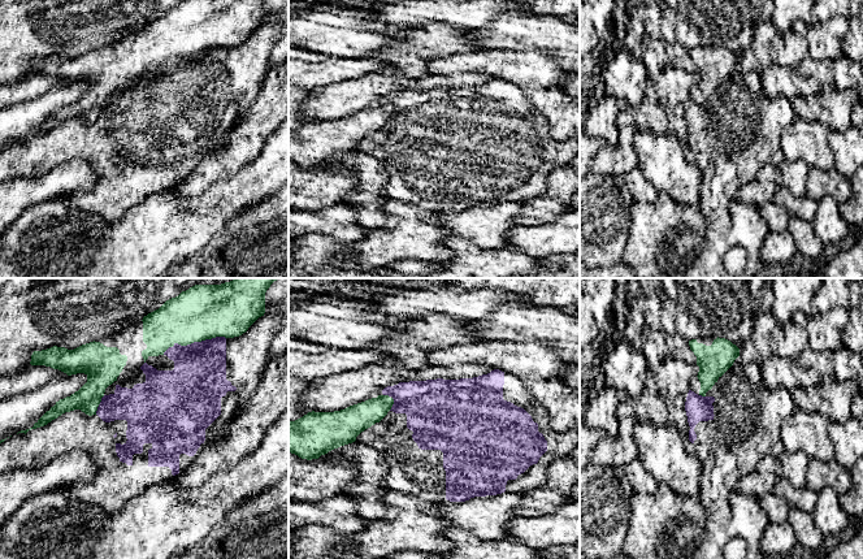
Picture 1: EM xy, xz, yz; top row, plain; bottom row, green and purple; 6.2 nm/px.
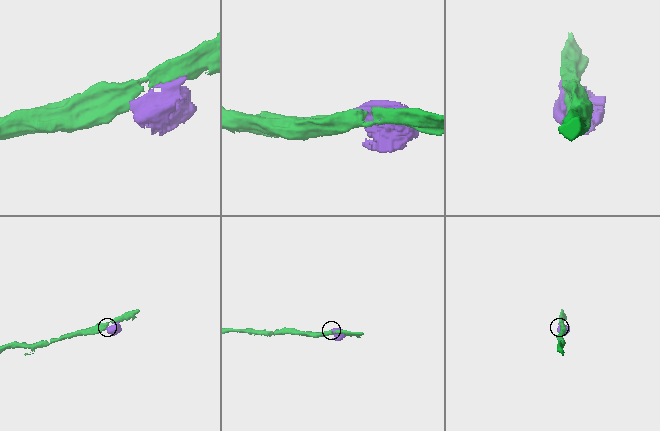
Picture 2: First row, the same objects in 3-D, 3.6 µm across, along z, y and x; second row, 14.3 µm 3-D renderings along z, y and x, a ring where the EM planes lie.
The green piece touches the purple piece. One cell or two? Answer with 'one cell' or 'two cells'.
two cells

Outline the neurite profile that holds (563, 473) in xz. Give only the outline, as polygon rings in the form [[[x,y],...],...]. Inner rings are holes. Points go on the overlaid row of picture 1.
[[[561,458],[548,465],[547,481],[541,489],[554,490],[567,498],[578,481],[580,467],[571,458]]]

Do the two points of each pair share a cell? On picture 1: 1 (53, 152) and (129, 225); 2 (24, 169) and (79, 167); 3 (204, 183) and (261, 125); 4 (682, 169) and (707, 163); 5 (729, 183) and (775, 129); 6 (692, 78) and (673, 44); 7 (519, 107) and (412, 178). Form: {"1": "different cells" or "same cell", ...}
{"1": "different cells", "2": "different cells", "3": "same cell", "4": "different cells", "5": "same cell", "6": "different cells", "7": "same cell"}

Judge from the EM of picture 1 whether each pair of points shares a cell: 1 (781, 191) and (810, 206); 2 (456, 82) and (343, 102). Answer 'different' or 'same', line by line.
1: same
2: same

